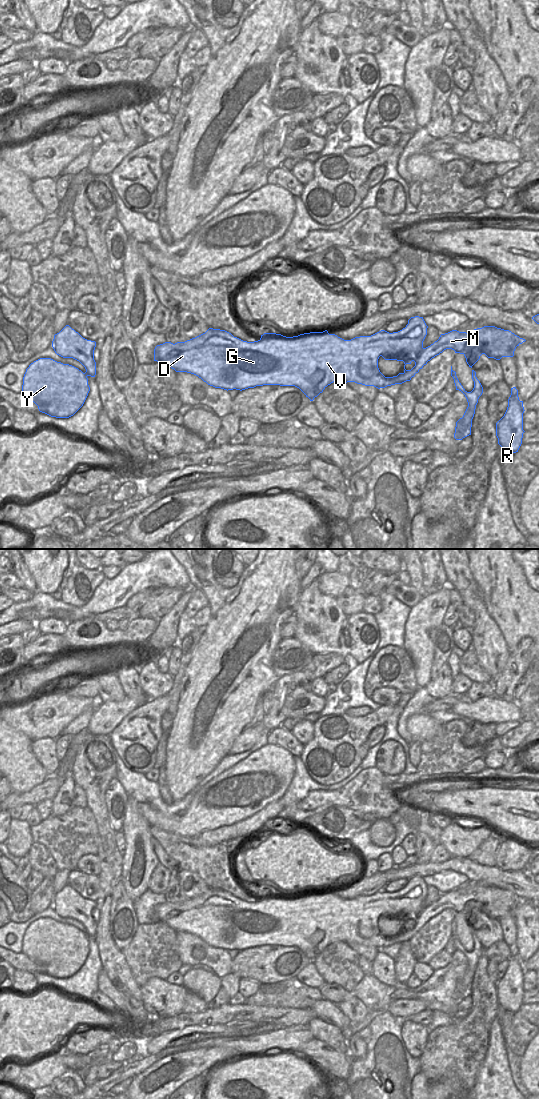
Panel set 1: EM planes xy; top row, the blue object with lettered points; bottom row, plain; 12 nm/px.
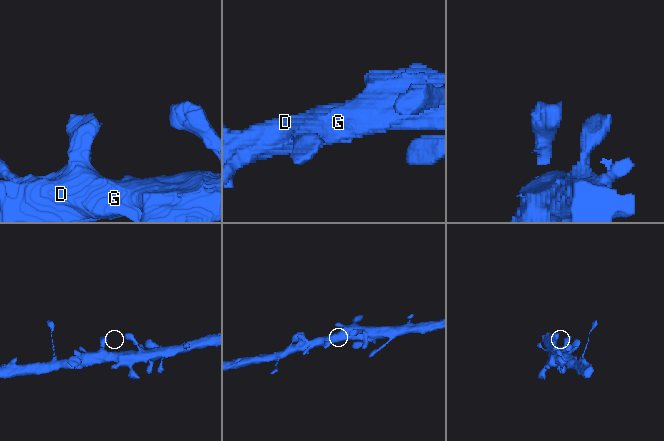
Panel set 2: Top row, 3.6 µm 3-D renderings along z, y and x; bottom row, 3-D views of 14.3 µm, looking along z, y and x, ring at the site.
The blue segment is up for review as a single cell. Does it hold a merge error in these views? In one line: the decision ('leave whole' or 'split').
leave whole

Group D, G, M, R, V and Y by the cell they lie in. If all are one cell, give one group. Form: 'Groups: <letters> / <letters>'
Groups: D G M R V Y

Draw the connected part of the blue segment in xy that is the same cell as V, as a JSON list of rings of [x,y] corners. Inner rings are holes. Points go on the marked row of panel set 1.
[[[415,316],[398,332],[381,330],[371,336],[360,336],[351,340],[344,340],[325,330],[293,337],[264,333],[254,342],[243,341],[225,330],[209,328],[205,333],[185,342],[157,345],[154,349],[154,361],[163,362],[176,372],[194,374],[215,388],[242,391],[263,385],[295,386],[313,401],[333,382],[355,382],[380,389],[410,381],[428,361],[446,349],[463,354],[472,368],[482,354],[496,360],[513,357],[516,347],[526,341],[509,330],[484,326],[474,329],[471,334],[457,330],[441,334],[437,341],[424,348],[427,328],[423,317]],[[380,356],[385,360],[403,361],[404,372],[385,377],[378,368]]]

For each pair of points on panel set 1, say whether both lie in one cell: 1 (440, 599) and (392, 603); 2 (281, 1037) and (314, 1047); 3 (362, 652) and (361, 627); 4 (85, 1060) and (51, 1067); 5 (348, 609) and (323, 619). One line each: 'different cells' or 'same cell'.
1: different cells
2: different cells
3: same cell
4: same cell
5: different cells

